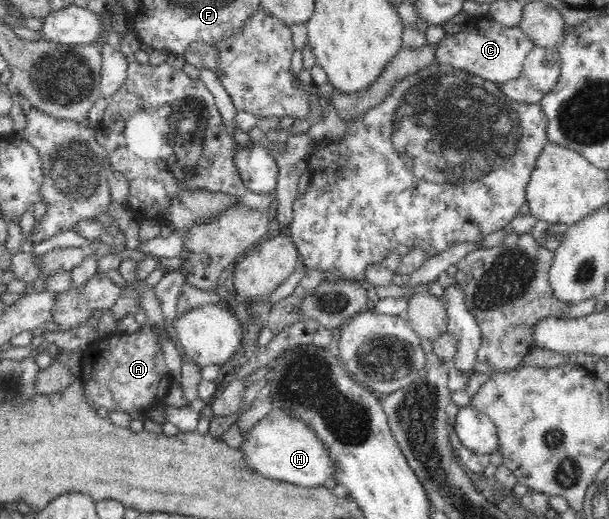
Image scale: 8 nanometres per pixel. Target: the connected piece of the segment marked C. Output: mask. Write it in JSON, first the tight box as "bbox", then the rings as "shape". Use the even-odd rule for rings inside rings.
{"bbox":[435,16,535,86],"shape":[[[474,16],[462,33],[444,37],[436,47],[435,63],[466,71],[499,86],[523,75],[524,61],[535,44],[519,26],[503,27],[489,16]]]}

